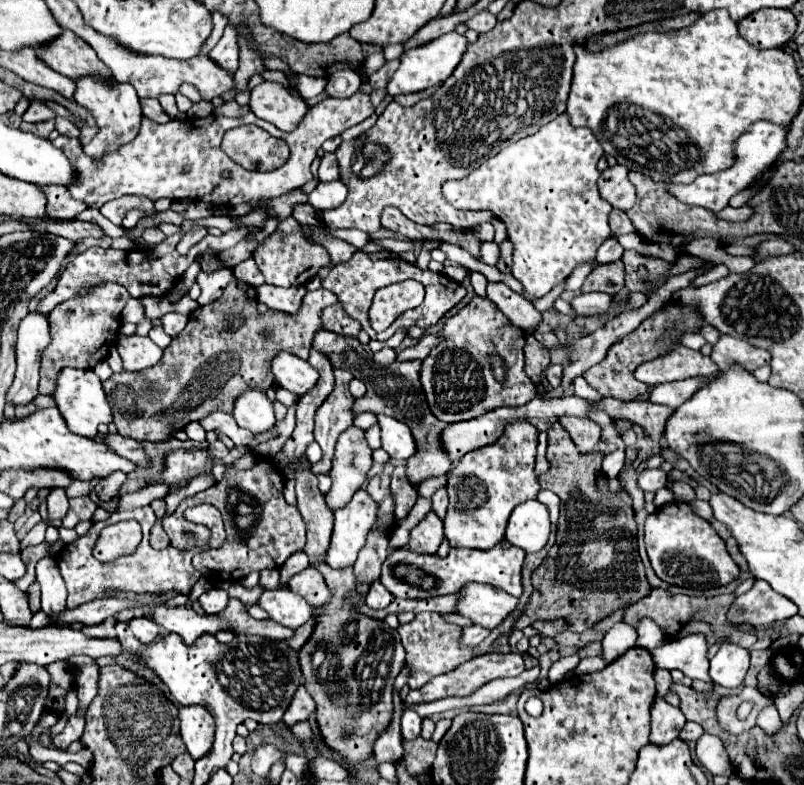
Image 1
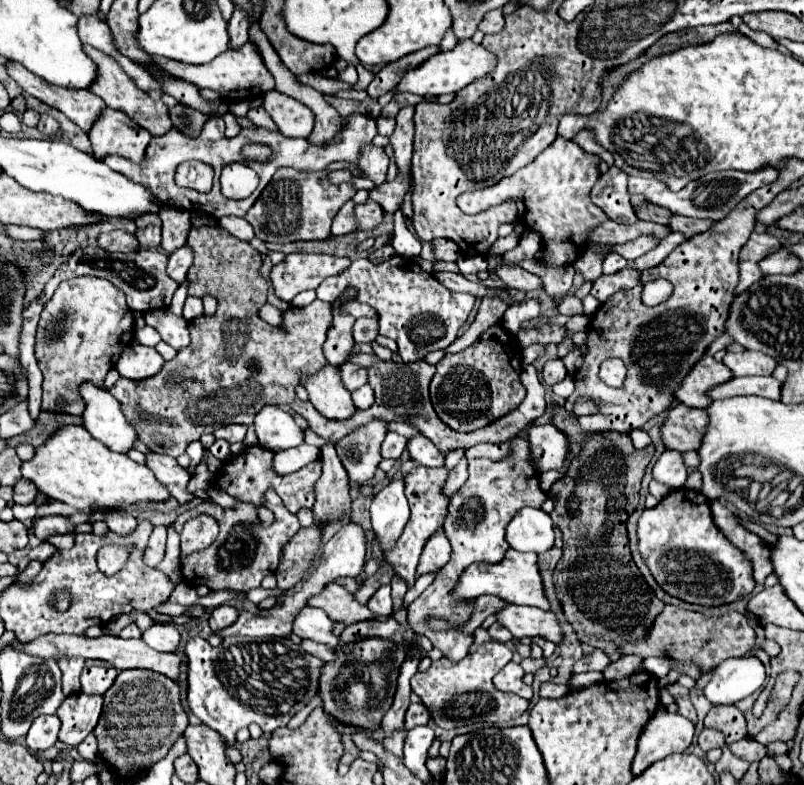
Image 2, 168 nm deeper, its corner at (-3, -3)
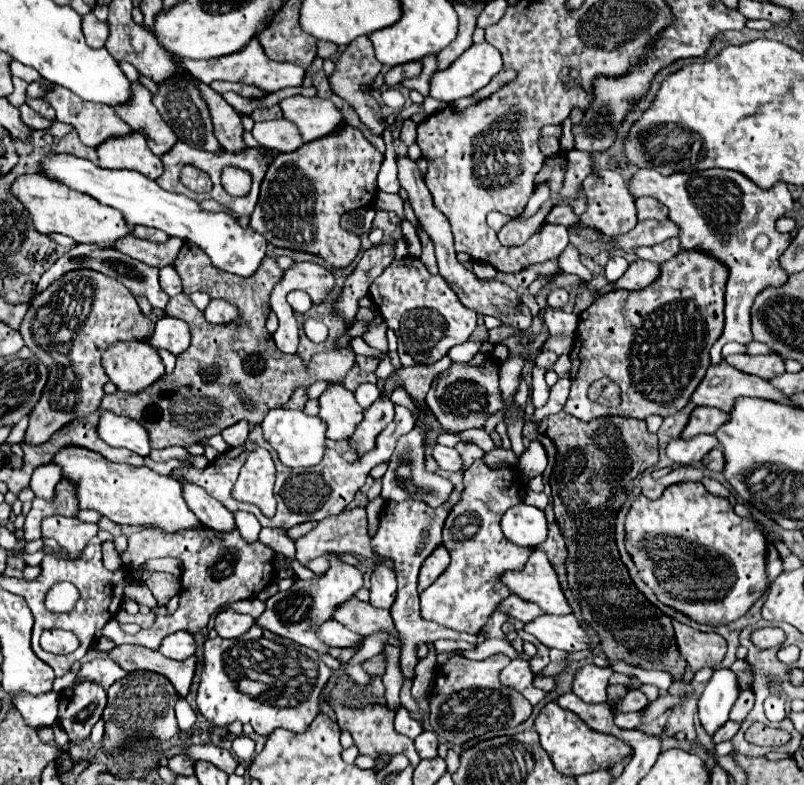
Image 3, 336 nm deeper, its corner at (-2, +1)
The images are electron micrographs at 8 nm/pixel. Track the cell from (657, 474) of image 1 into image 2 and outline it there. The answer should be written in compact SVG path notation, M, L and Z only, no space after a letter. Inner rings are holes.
M664 451L652 467L652 479L668 487L682 487L686 481L686 467L678 451Z

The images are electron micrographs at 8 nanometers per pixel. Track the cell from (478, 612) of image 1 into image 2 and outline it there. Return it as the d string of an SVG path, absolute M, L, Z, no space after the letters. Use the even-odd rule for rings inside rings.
M508 603L496 611L496 621L504 625L514 637L544 637L552 643L560 643L562 631L558 627L558 619L550 611L542 611L538 607L514 605Z

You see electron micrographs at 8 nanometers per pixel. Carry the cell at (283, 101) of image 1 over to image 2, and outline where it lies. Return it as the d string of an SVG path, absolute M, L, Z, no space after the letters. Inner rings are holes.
M276 89L262 95L262 107L286 137L308 137L314 129L314 113Z

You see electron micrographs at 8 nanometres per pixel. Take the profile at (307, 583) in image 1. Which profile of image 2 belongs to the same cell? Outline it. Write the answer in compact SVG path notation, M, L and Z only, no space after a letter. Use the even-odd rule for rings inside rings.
M332 583L326 585L318 595L308 599L308 605L320 607L326 611L326 615L334 621L344 621L344 623L354 623L360 619L375 619L378 616L368 611L368 607L360 605L344 587Z

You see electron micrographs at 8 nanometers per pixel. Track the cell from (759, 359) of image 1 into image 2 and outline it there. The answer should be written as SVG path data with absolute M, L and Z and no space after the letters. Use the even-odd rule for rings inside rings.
M742 351L742 353L726 353L722 363L736 375L772 375L776 361L770 355L760 351Z

